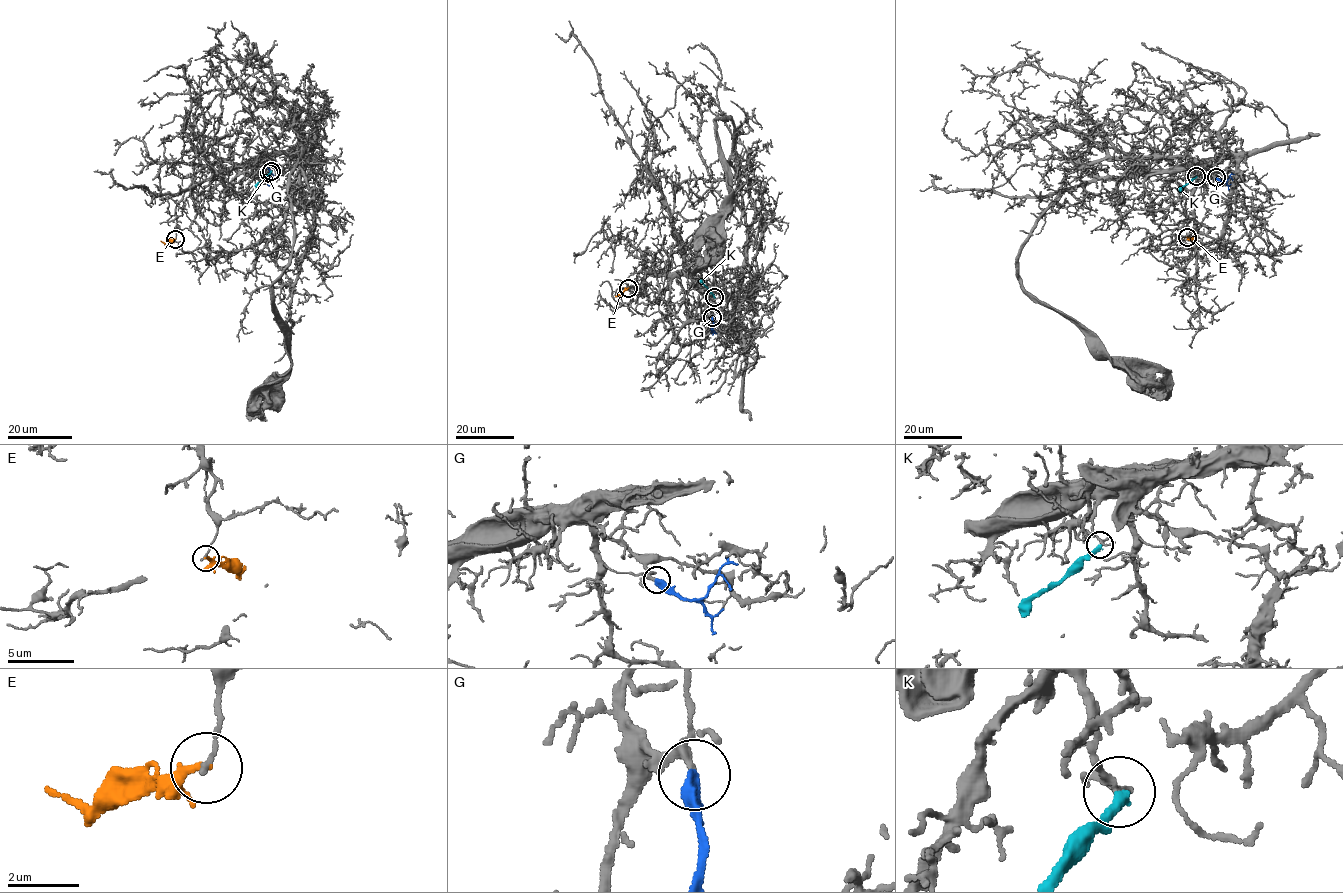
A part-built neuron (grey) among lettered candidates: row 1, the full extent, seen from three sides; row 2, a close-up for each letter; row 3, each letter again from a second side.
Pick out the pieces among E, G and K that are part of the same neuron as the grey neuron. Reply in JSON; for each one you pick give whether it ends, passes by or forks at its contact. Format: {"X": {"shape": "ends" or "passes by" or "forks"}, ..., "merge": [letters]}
{"G": {"shape": "ends"}, "merge": ["G"]}

